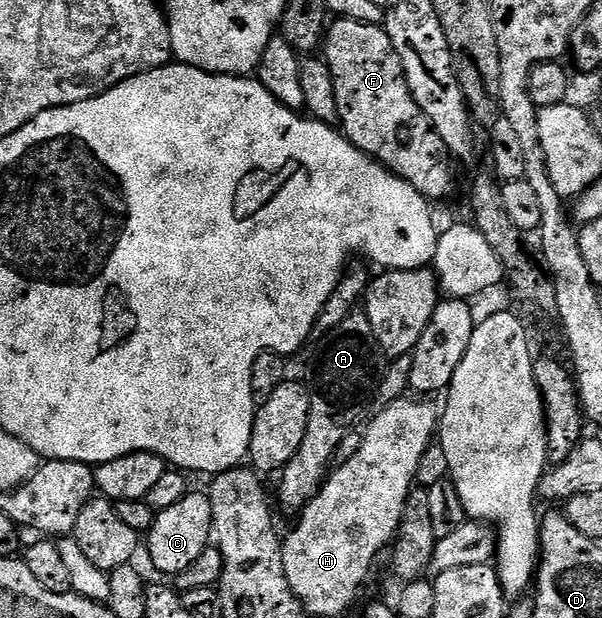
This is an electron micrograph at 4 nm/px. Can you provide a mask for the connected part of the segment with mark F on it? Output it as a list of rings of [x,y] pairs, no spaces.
[[[335,17],[329,23],[324,39],[324,57],[332,72],[332,84],[336,88],[336,106],[341,133],[360,152],[381,162],[390,173],[404,181],[427,200],[446,198],[454,190],[454,166],[450,150],[430,126],[428,116],[416,104],[406,83],[406,73],[400,64],[396,48],[381,25],[358,22],[356,19]]]

